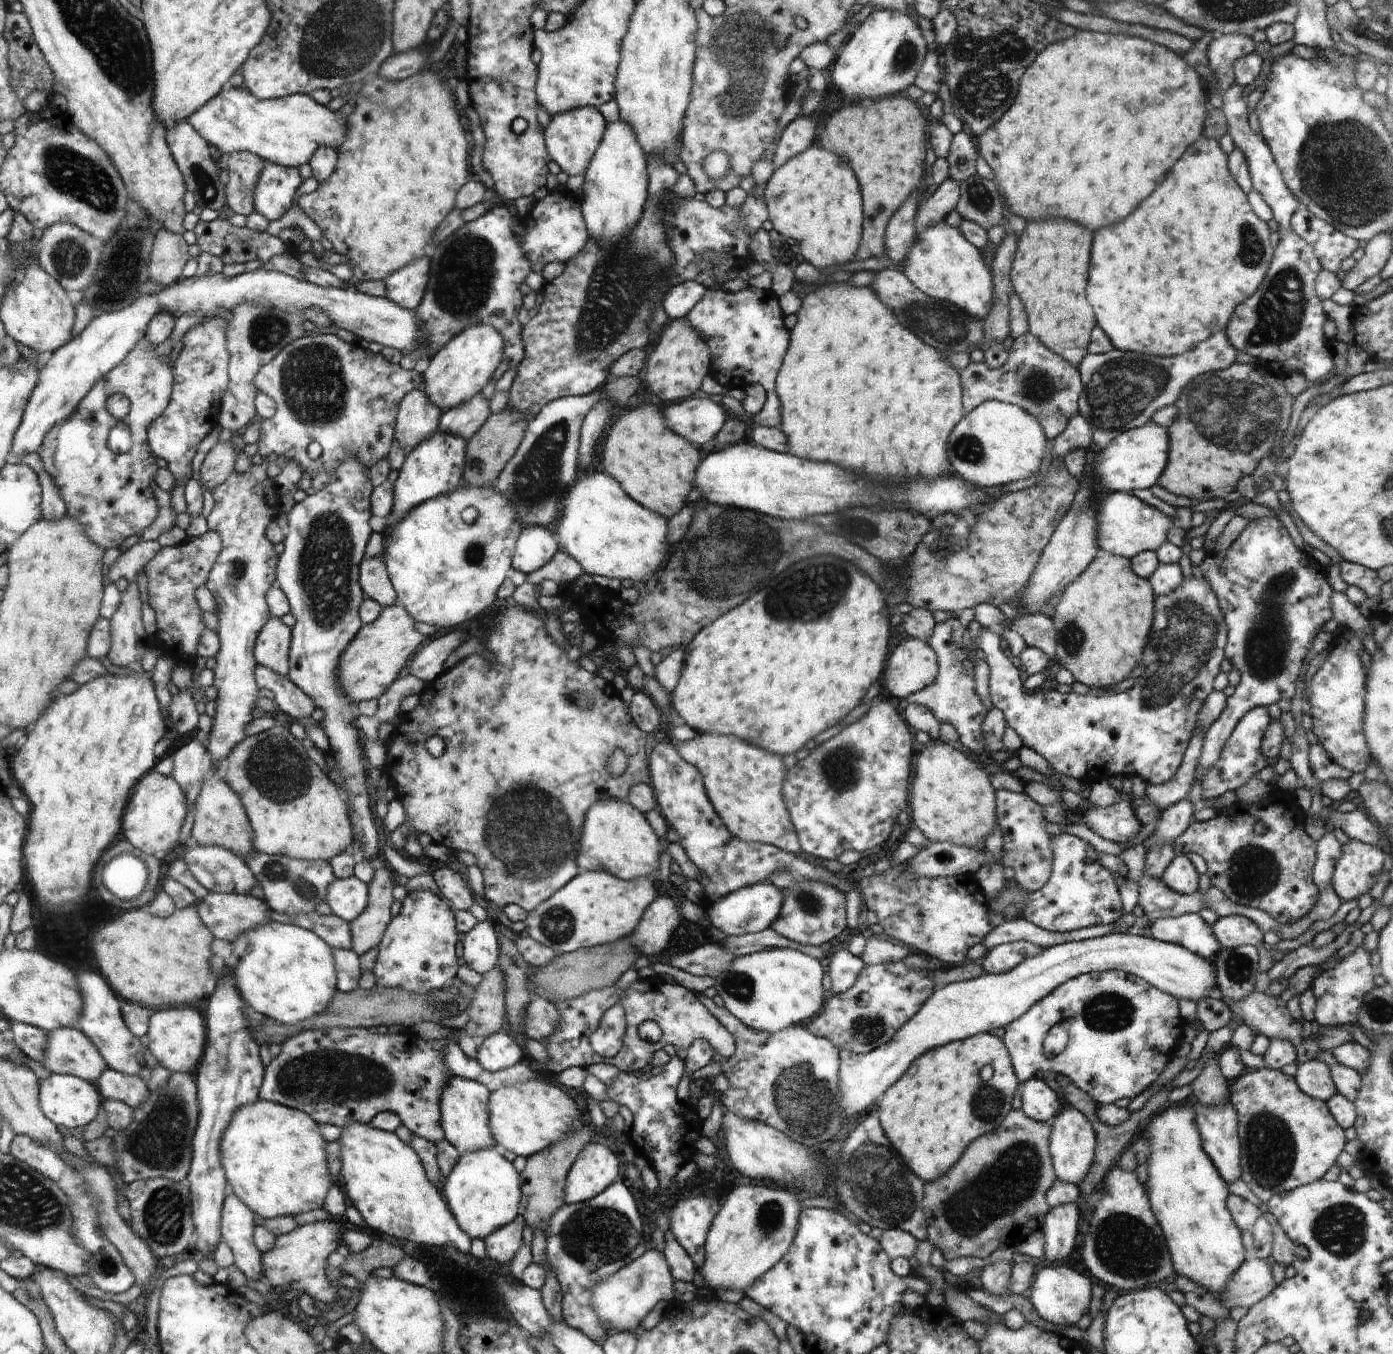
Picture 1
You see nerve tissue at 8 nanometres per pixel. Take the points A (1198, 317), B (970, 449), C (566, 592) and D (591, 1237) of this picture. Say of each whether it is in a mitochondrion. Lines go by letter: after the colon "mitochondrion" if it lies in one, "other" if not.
A: other
B: mitochondrion
C: other
D: mitochondrion

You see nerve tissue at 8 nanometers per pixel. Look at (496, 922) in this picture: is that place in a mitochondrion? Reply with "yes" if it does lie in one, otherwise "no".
no

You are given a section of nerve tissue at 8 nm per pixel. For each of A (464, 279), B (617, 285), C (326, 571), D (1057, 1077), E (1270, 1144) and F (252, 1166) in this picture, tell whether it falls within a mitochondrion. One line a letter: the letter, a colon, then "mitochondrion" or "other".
A: mitochondrion
B: mitochondrion
C: mitochondrion
D: other
E: mitochondrion
F: other

